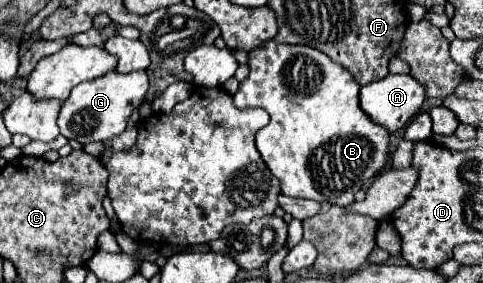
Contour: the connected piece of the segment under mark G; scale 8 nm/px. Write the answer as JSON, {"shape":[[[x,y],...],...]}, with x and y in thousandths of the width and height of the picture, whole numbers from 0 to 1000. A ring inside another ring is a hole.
{"shape":[[[230,247],[201,283],[155,304],[143,346],[130,360],[130,382],[118,424],[126,473],[168,509],[184,509],[197,495],[217,502],[217,495],[230,495],[234,481],[246,481],[263,452],[263,424],[275,403],[275,389],[288,382],[288,367],[296,367],[304,318],[308,318],[308,276],[300,247],[263,254],[263,261]]]}

